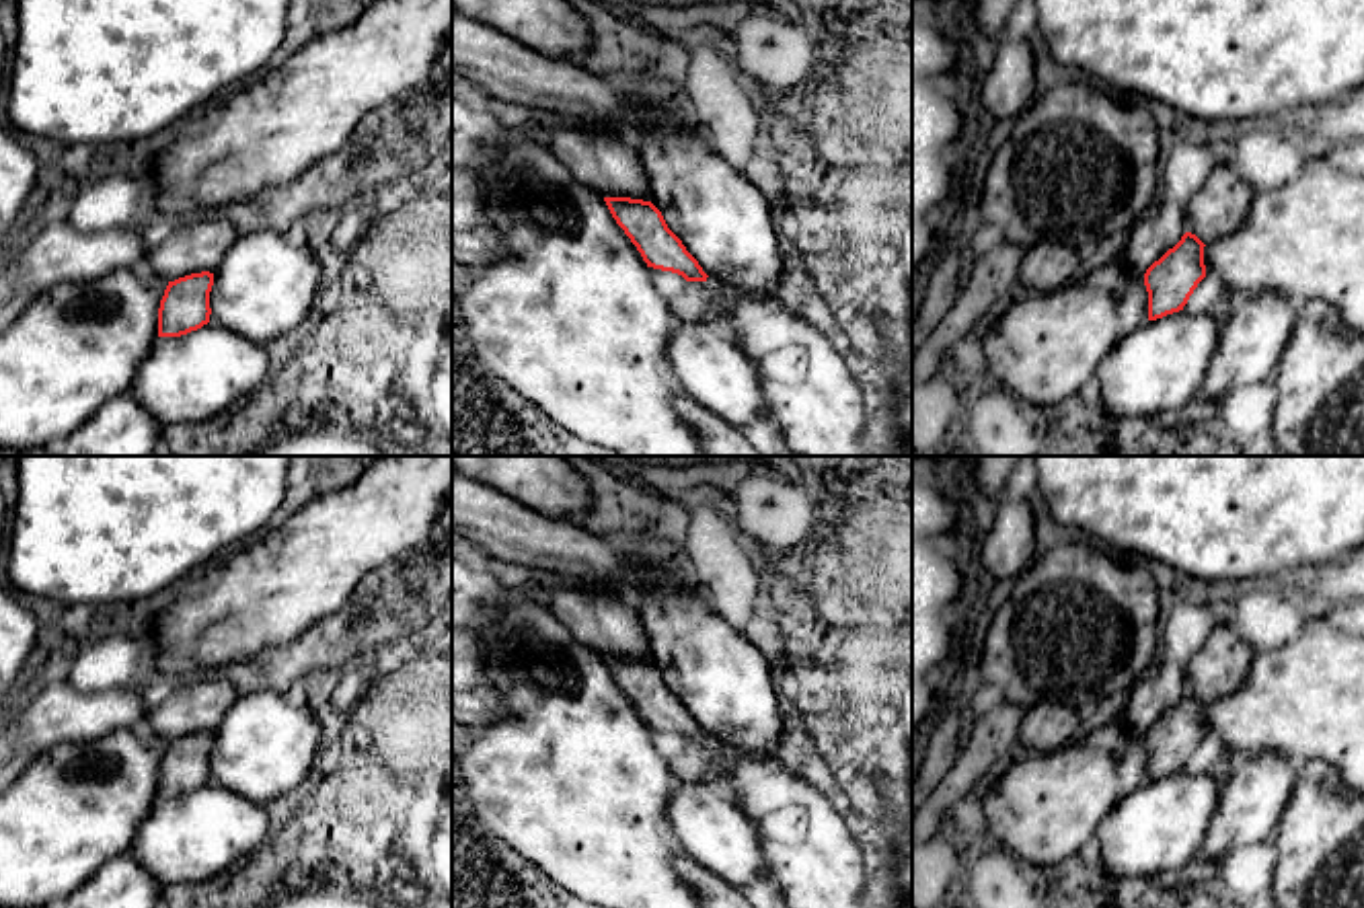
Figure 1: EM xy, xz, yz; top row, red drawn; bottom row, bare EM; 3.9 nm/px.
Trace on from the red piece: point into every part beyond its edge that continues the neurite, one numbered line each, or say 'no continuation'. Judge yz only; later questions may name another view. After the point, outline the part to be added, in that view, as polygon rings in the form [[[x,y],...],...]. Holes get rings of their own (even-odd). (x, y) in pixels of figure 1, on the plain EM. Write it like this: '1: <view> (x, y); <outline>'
1: yz (1161, 689); [[[1157,661],[1152,670],[1134,684],[1128,705],[1117,719],[1132,733],[1144,735],[1185,692],[1185,666]]]

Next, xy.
1: xy (200, 703); [[[224,674],[189,678],[150,709],[146,729],[166,742],[201,731],[214,733],[238,696]]]

